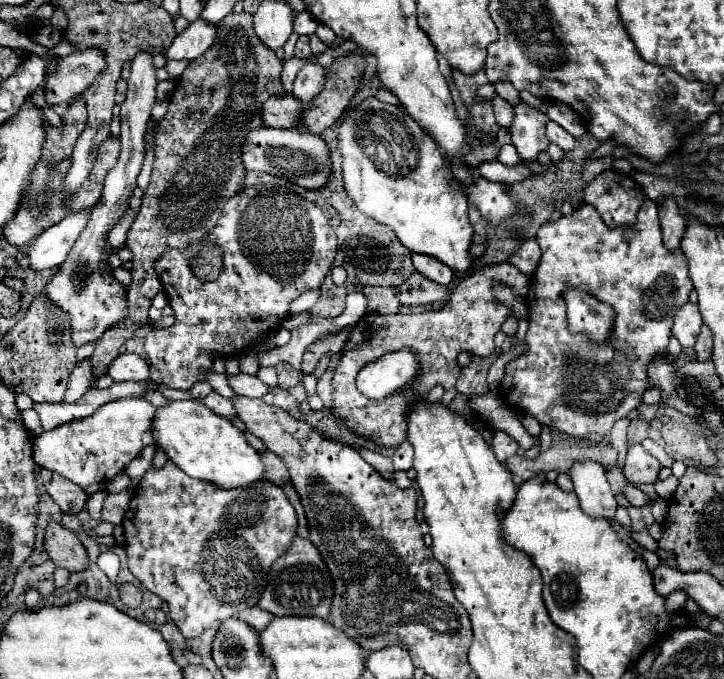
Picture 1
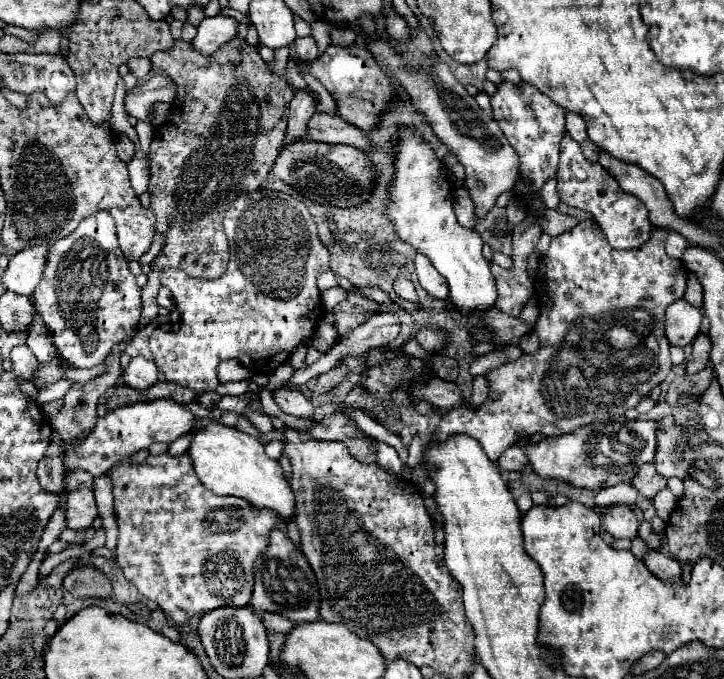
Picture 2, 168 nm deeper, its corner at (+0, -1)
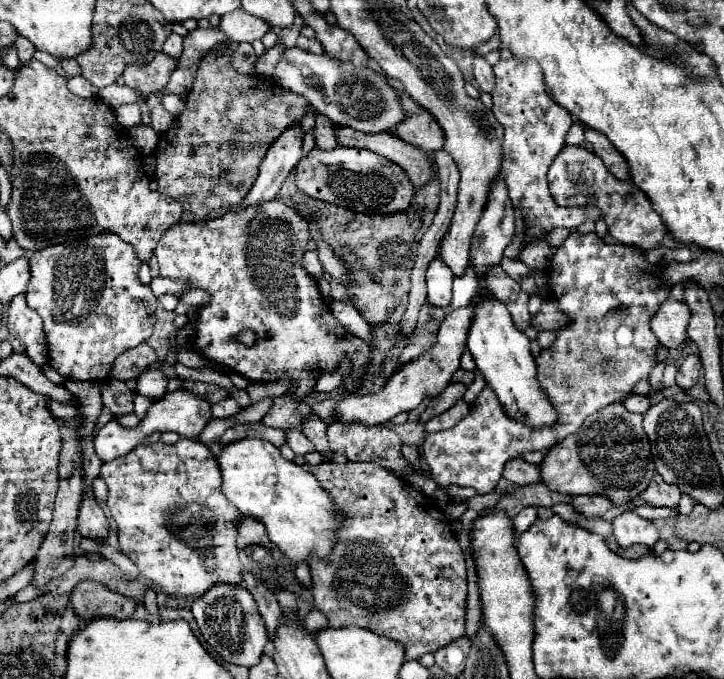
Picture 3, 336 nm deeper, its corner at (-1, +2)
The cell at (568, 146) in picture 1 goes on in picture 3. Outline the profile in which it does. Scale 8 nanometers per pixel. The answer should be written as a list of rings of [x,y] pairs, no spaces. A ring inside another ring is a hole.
[[[563,147],[553,165],[549,167],[547,173],[549,181],[549,191],[555,199],[557,205],[561,207],[583,207],[583,205],[595,205],[603,211],[605,223],[609,229],[609,235],[631,247],[641,247],[641,249],[653,249],[661,245],[661,239],[667,235],[667,229],[661,221],[661,217],[653,211],[651,201],[647,195],[637,189],[629,181],[621,181],[615,175],[607,171],[603,161],[583,149],[583,147]]]

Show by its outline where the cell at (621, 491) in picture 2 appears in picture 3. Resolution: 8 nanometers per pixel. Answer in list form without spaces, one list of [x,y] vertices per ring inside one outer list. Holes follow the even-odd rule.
[[[573,495],[571,505],[577,513],[583,513],[585,517],[601,517],[607,509],[613,507],[607,497],[599,495]]]

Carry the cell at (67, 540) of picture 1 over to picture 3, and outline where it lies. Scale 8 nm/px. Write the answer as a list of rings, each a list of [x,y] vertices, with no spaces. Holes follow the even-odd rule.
[[[83,581],[71,593],[71,607],[75,615],[87,623],[99,617],[127,619],[137,609],[137,603],[115,591],[107,591],[101,583]]]

